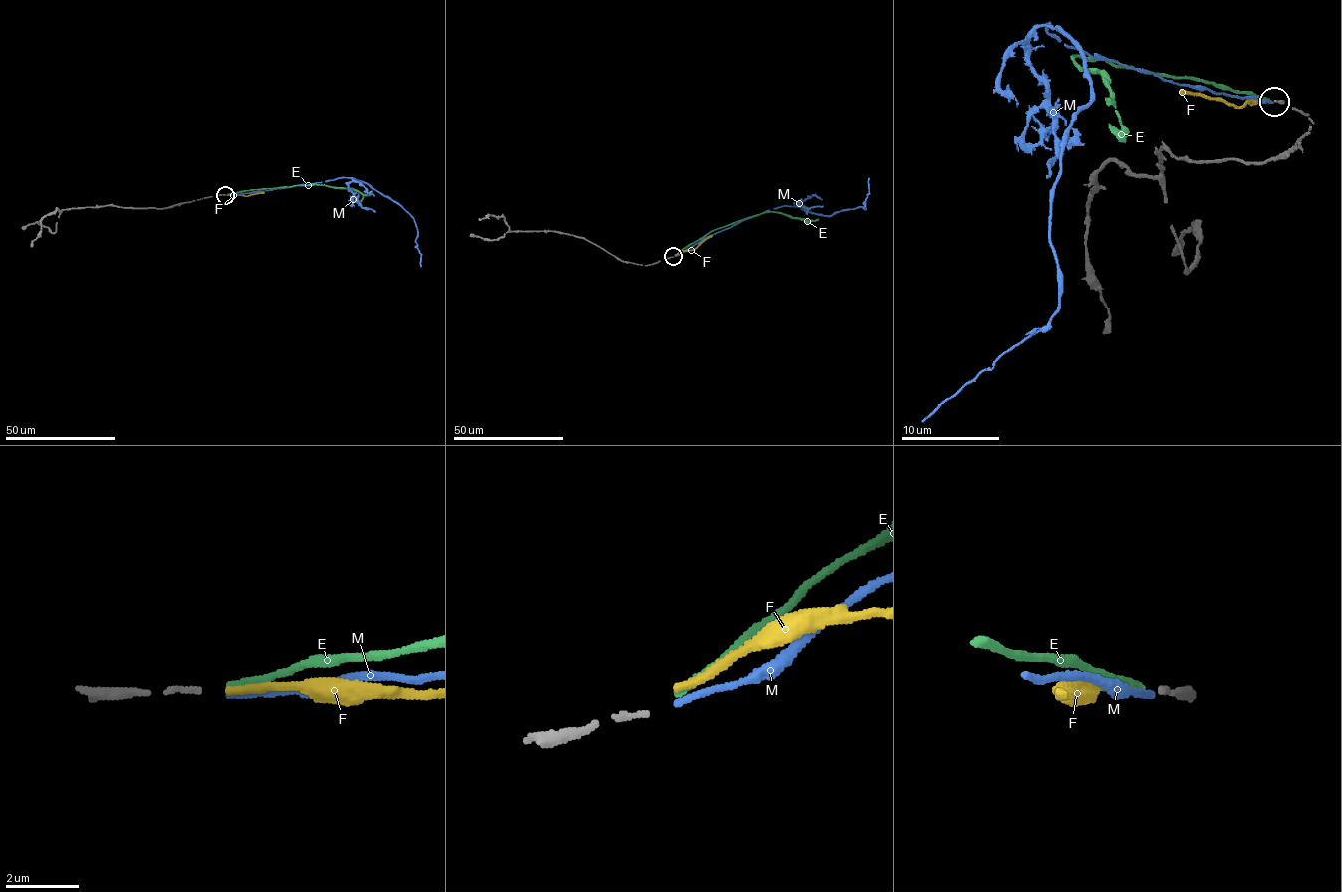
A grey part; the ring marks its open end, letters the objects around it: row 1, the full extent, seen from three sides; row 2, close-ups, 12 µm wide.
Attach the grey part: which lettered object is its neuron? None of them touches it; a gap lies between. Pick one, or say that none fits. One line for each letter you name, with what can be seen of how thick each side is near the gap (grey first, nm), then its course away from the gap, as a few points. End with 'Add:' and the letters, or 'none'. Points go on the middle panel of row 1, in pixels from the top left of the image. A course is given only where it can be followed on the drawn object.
M: 140 nm thick on the grey side, 170 nm on the other; it runs (675, 256), (709, 236), (781, 206), (798, 206), (824, 215), (865, 208), (869, 178)
Add: M

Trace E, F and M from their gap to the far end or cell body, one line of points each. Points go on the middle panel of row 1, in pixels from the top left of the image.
E: (675, 256), (714, 230), (765, 212), (776, 211), (811, 221), (805, 222)
F: (675, 256), (694, 249), (712, 236)
M: (675, 256), (709, 236), (781, 206), (798, 206), (824, 215), (865, 208), (869, 178)

